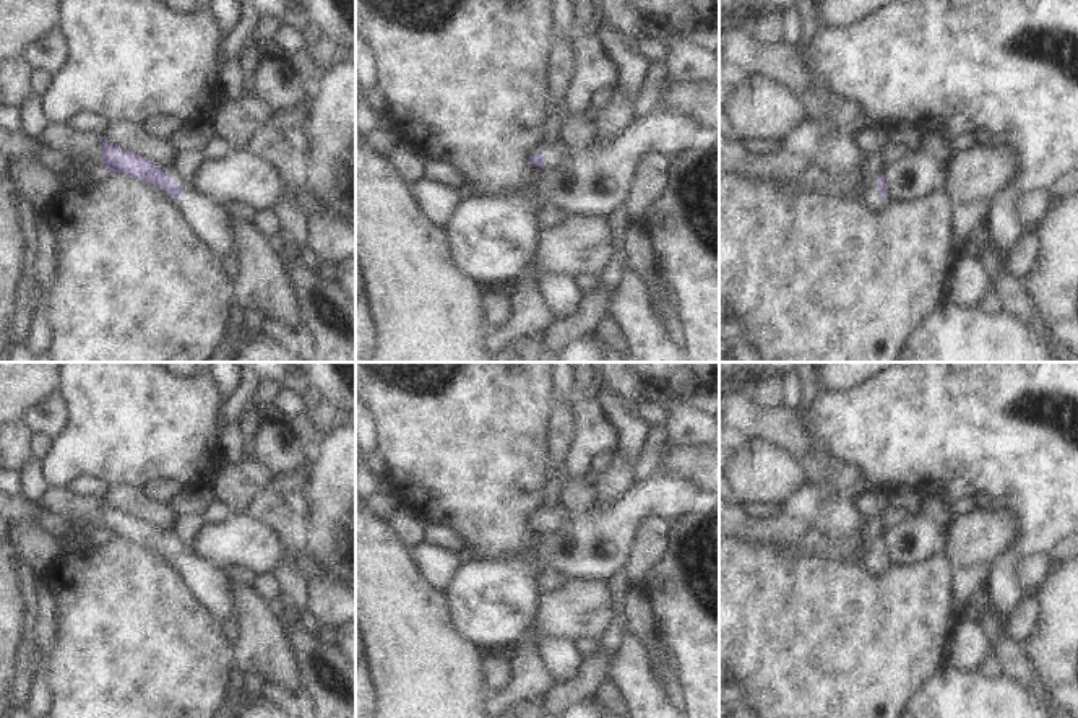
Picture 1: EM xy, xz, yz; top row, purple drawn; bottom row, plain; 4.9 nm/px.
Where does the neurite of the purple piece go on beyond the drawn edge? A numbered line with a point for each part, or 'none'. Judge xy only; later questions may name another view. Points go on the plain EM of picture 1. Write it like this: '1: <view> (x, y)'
1: xy (210, 583)

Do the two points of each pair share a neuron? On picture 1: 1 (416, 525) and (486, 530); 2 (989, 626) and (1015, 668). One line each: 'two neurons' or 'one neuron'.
1: two neurons
2: one neuron

